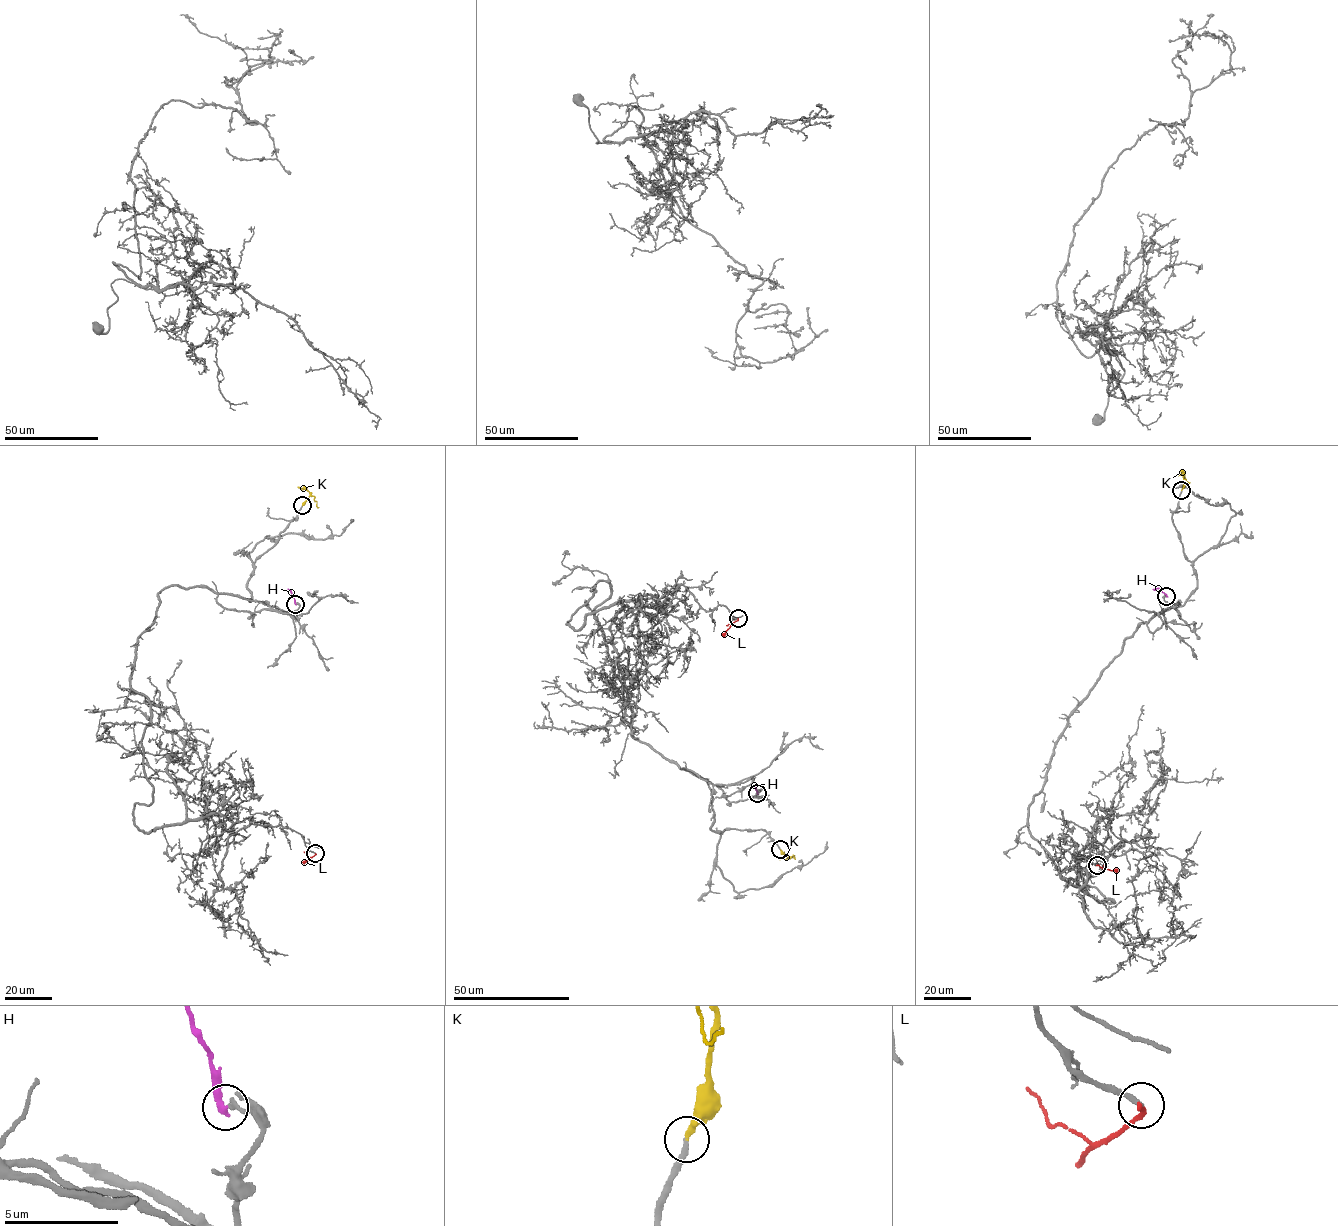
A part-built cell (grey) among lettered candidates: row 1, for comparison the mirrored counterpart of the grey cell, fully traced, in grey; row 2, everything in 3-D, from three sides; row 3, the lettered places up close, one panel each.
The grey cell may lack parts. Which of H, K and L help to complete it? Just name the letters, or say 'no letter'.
K

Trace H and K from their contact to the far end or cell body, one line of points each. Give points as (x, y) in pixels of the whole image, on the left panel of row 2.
H: (296, 604), (288, 589)
K: (302, 505), (311, 496), (319, 507)

